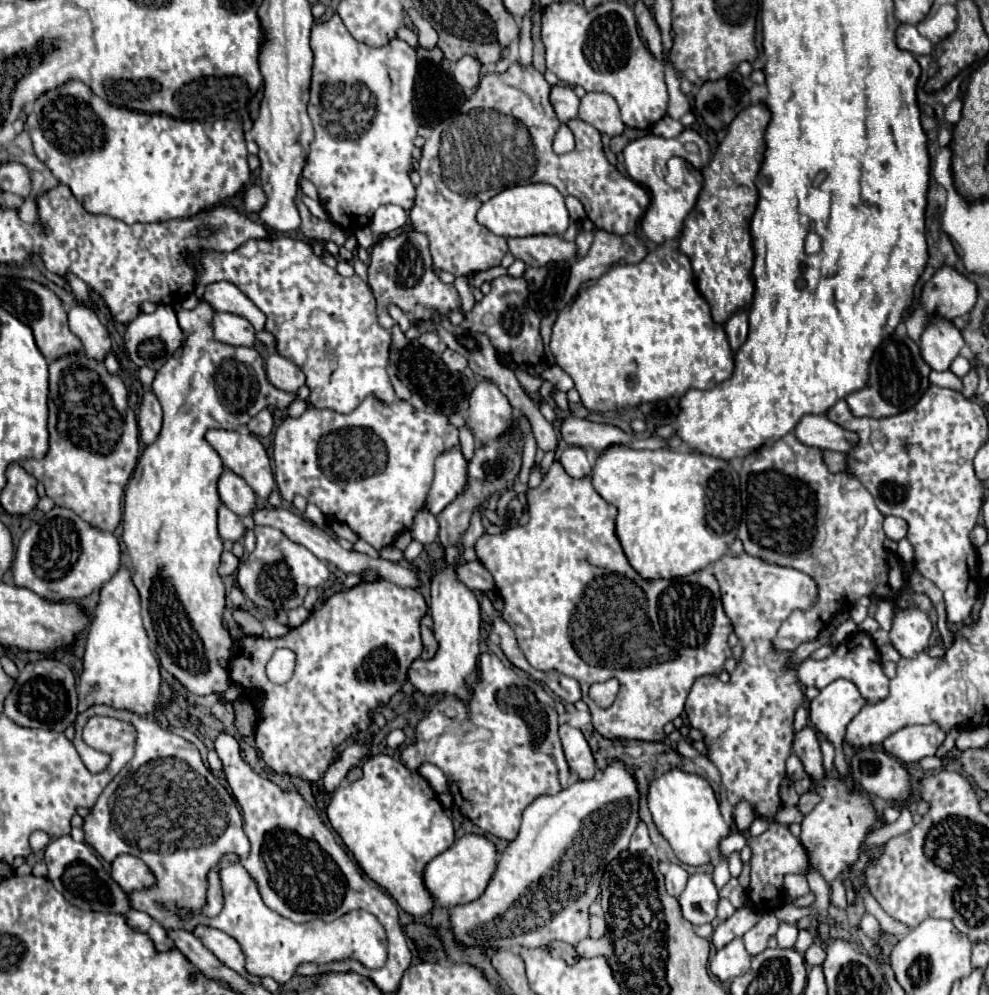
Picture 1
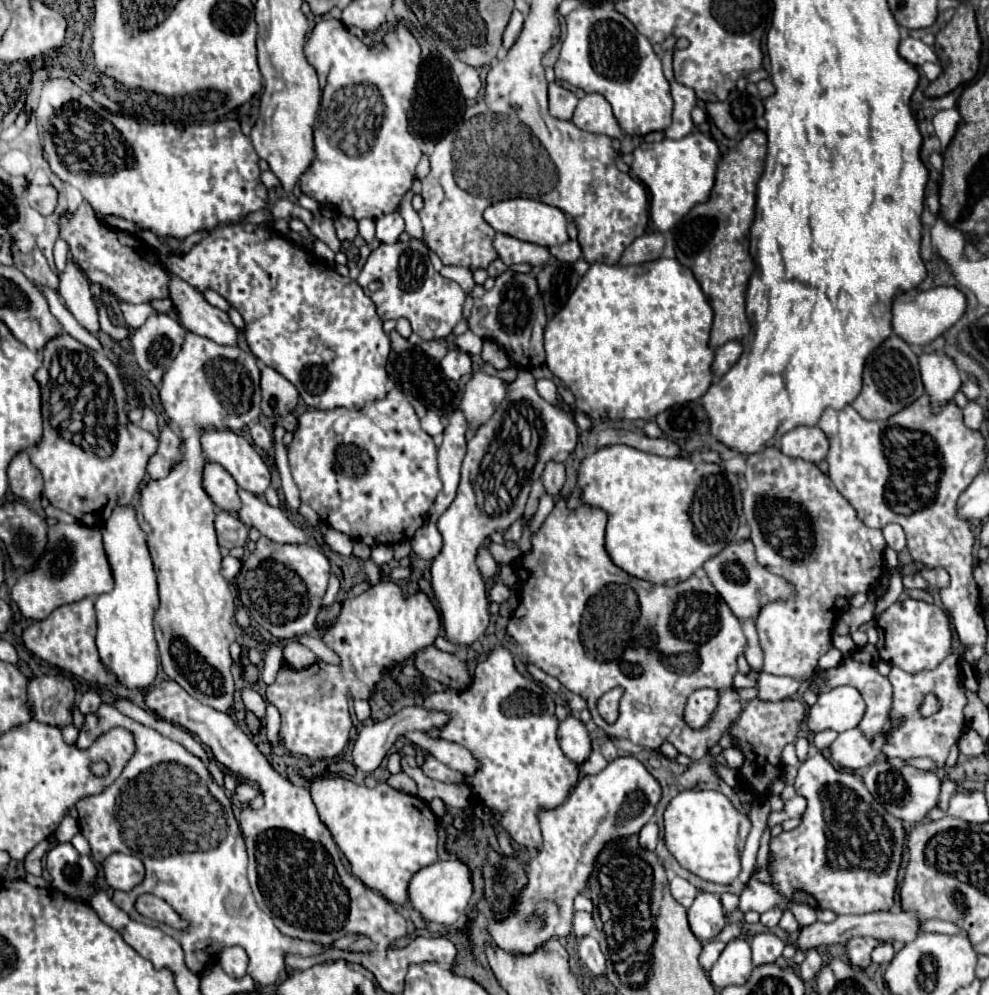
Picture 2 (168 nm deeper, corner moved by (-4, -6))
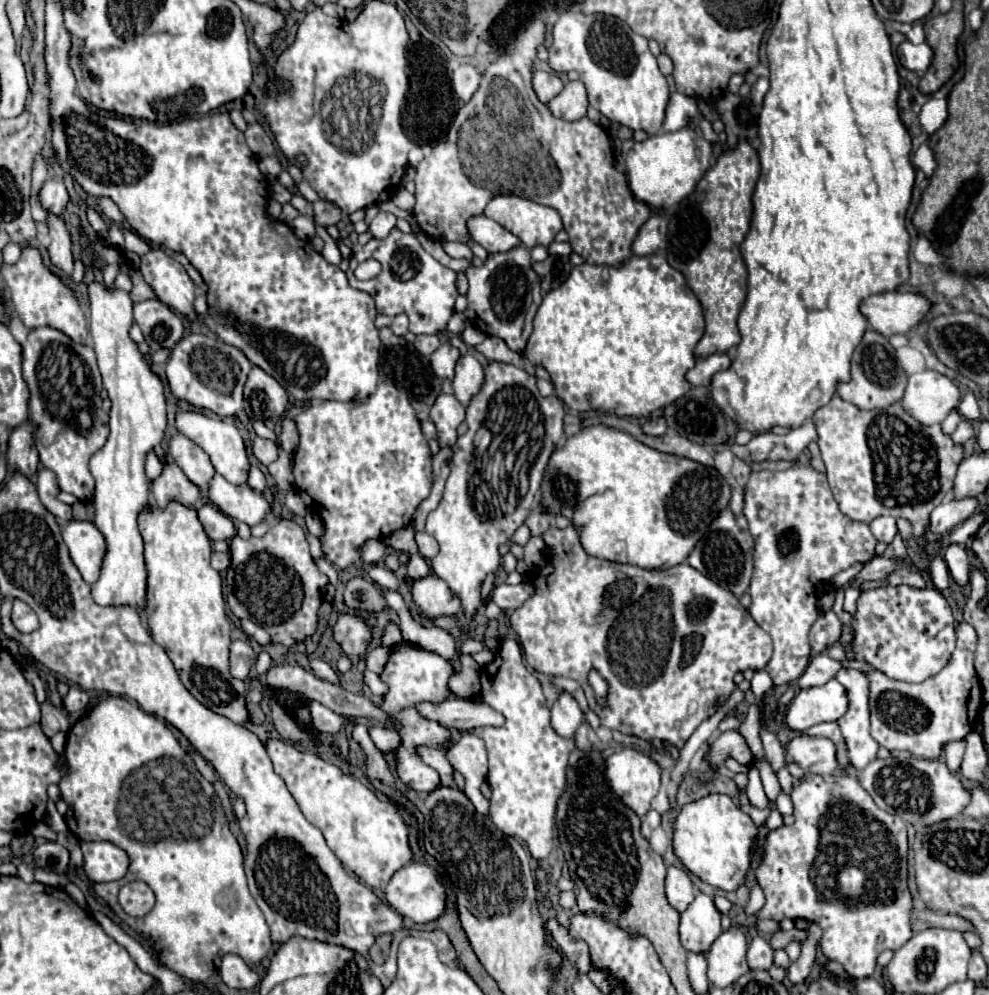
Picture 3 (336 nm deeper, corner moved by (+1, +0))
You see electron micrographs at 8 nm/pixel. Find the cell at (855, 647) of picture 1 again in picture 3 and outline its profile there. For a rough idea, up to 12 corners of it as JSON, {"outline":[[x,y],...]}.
{"outline":[[840,670],[848,712],[836,720],[850,764],[864,770],[876,760],[870,736],[868,678]]}

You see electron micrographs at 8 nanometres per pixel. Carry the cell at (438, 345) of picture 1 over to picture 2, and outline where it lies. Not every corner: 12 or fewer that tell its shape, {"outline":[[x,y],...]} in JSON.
{"outline":[[445,340],[423,342],[425,354],[441,360],[449,350]]}

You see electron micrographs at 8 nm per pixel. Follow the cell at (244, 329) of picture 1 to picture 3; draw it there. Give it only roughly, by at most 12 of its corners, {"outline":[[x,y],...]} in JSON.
{"outline":[[166,250],[144,254],[140,272],[158,300],[190,320],[194,282]]}

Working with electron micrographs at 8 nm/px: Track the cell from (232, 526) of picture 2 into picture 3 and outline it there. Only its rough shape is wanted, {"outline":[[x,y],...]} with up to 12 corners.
{"outline":[[216,506],[198,508],[198,520],[210,540],[236,536],[232,518]]}

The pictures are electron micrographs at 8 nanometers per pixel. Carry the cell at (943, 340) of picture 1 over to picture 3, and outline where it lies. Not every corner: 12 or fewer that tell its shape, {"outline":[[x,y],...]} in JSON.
{"outline":[[934,370],[912,374],[900,400],[920,424],[942,424],[958,386]]}

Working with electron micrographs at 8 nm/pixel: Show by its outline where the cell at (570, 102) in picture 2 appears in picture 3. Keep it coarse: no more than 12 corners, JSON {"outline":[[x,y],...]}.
{"outline":[[534,70],[532,88],[546,104],[564,88],[552,72]]}

